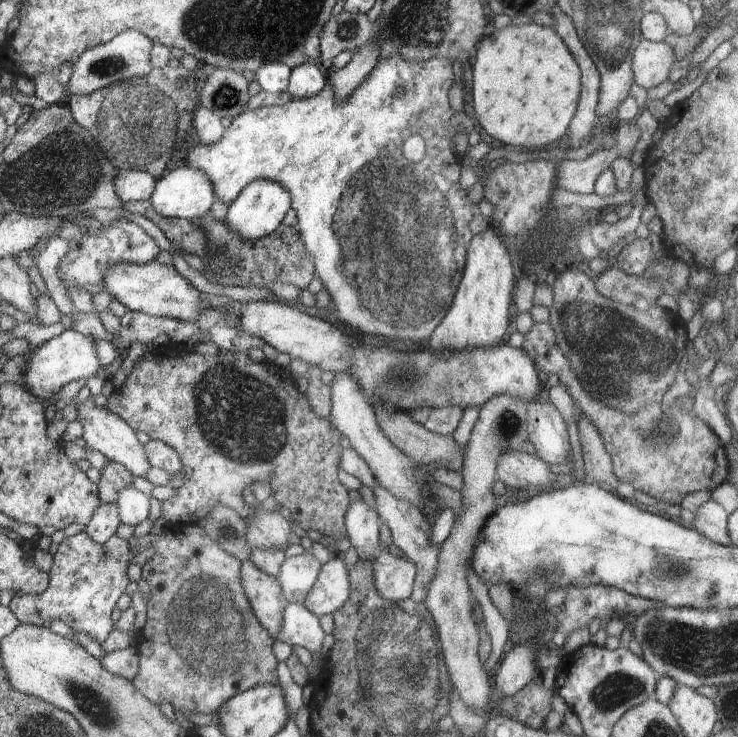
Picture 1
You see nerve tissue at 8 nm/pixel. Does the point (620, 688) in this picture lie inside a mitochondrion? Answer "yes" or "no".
yes

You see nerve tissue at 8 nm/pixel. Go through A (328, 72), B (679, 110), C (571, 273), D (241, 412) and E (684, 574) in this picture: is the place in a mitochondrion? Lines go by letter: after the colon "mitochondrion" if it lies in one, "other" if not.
A: other
B: other
C: other
D: mitochondrion
E: mitochondrion

